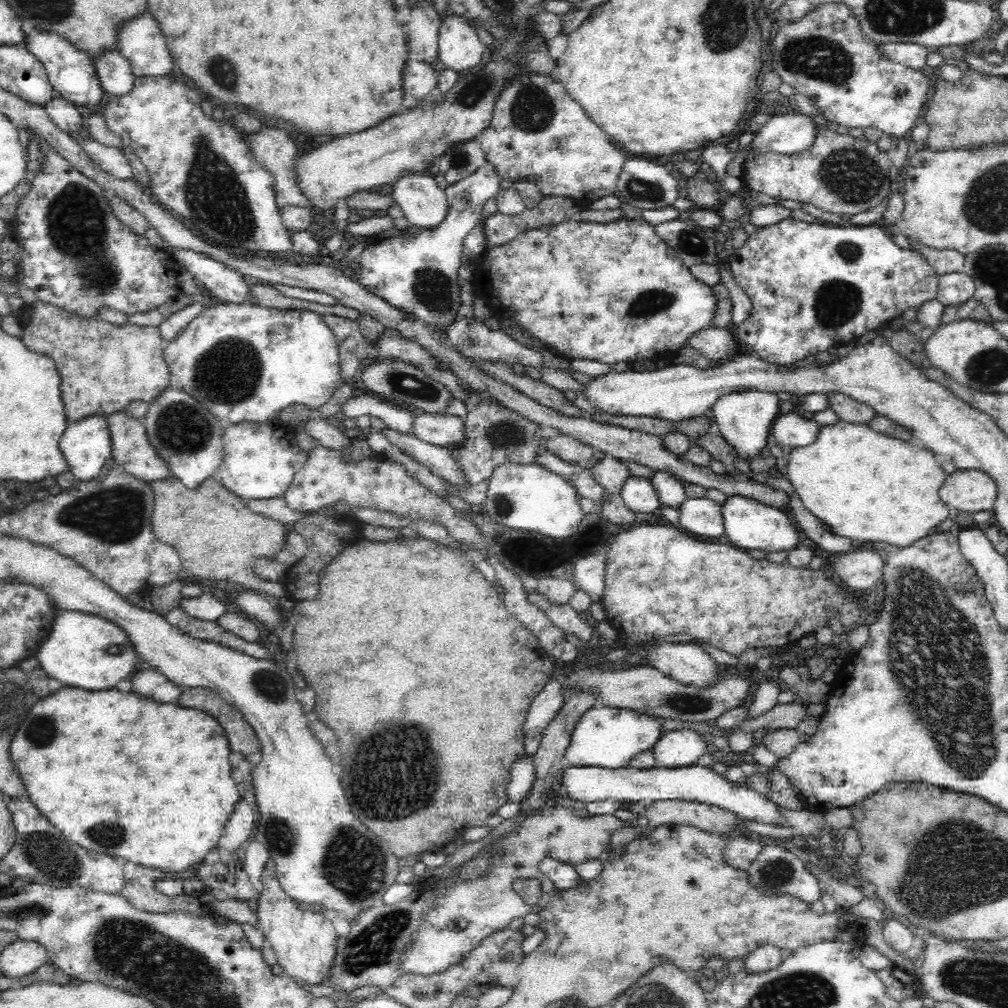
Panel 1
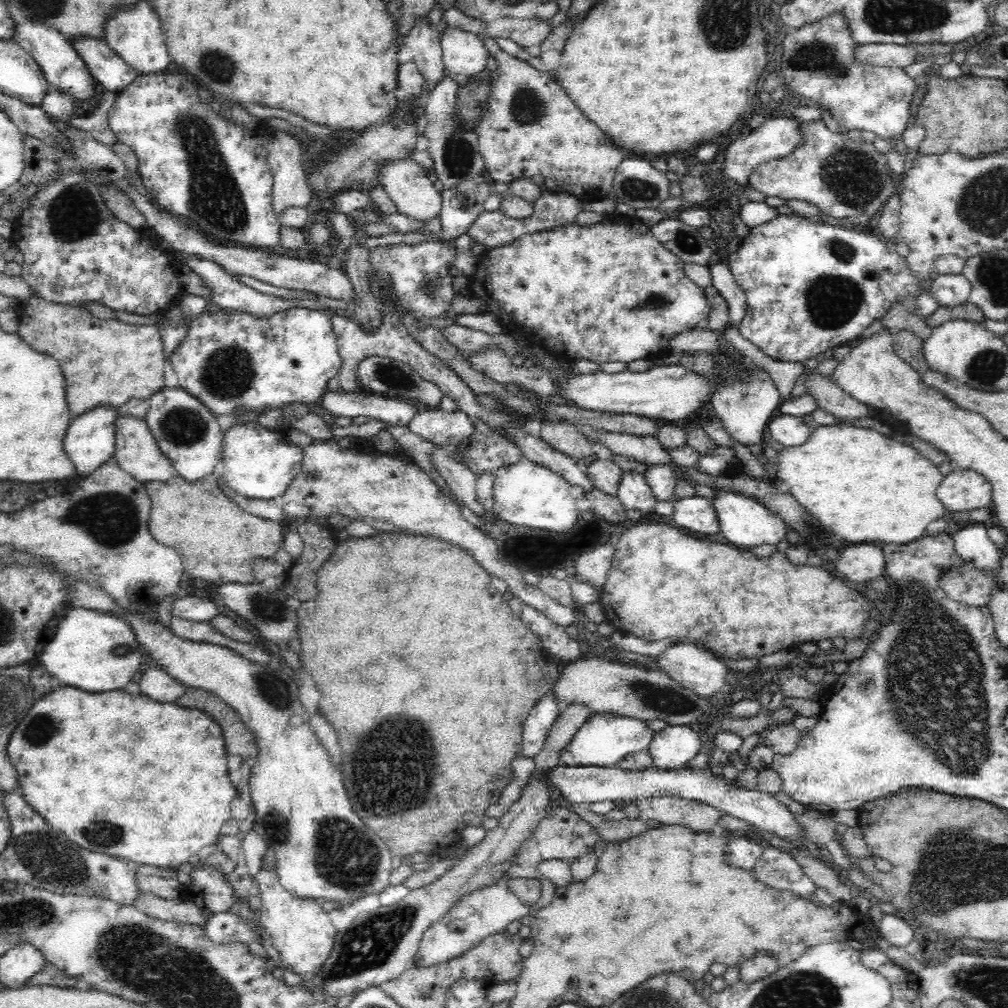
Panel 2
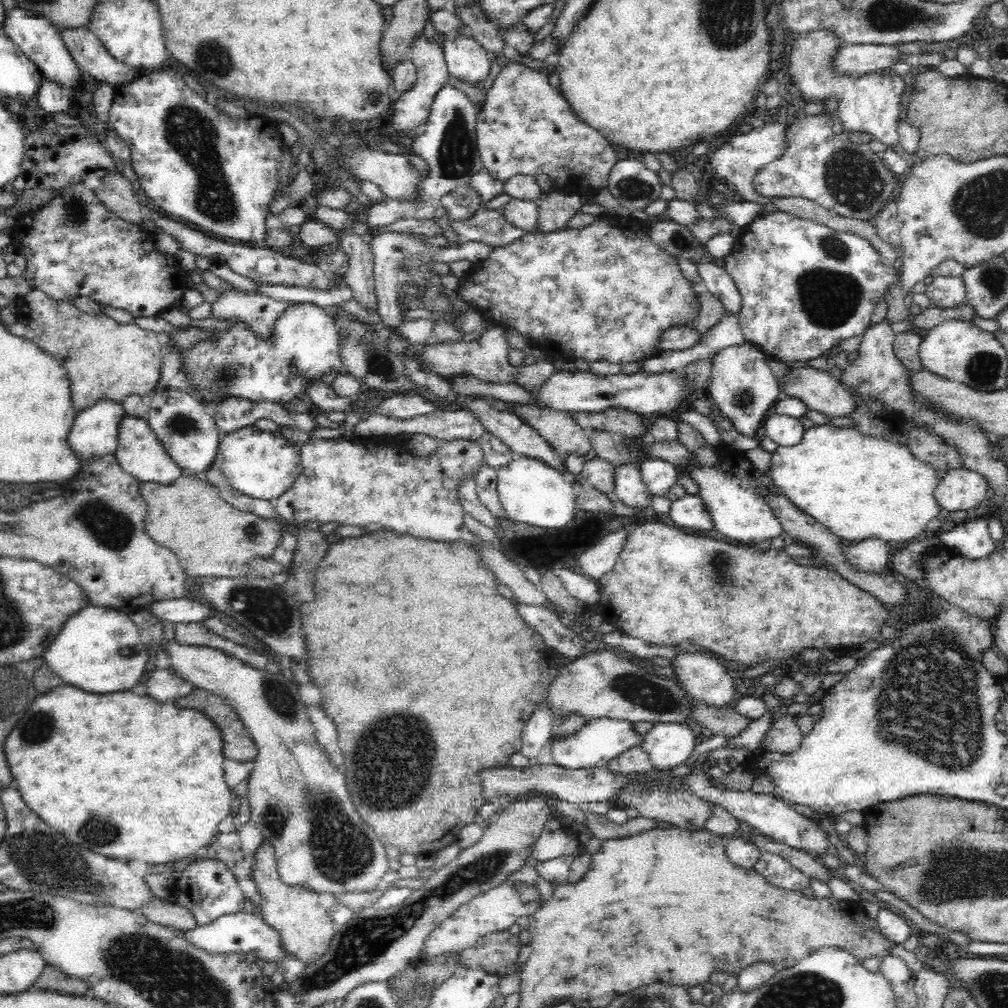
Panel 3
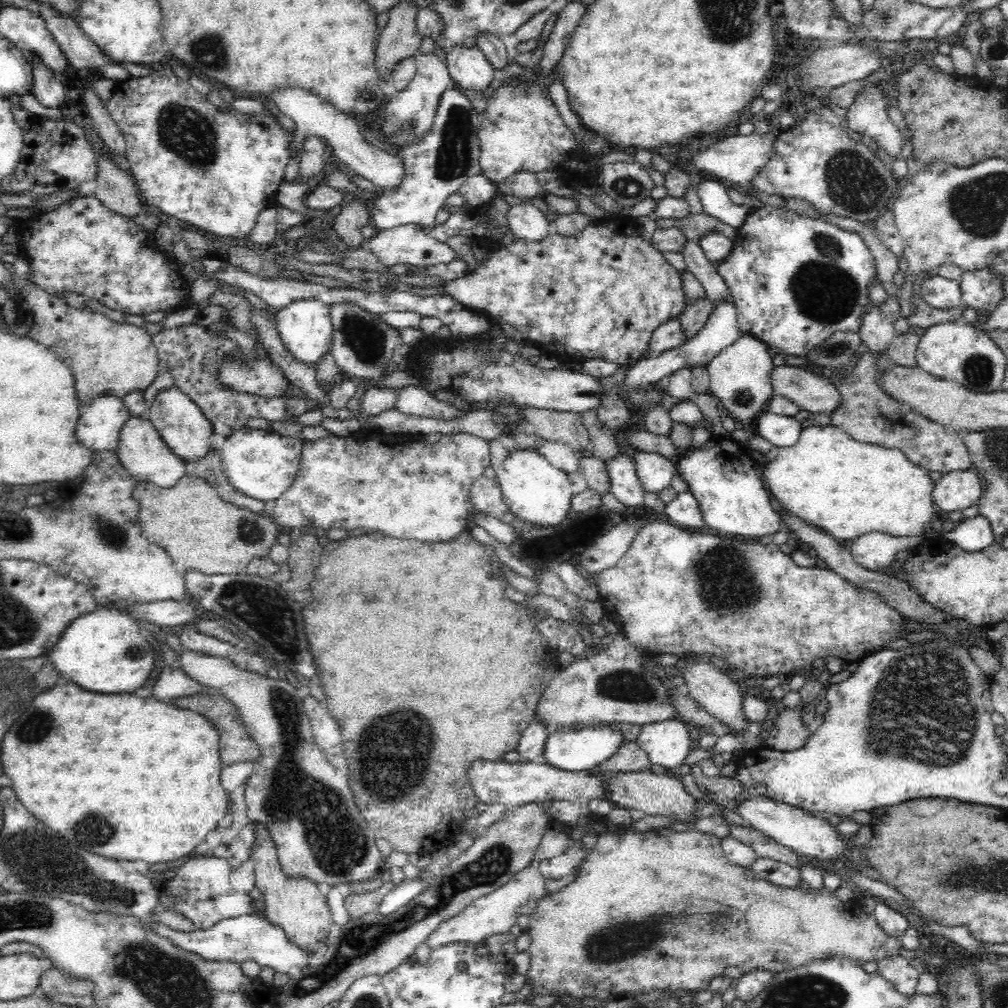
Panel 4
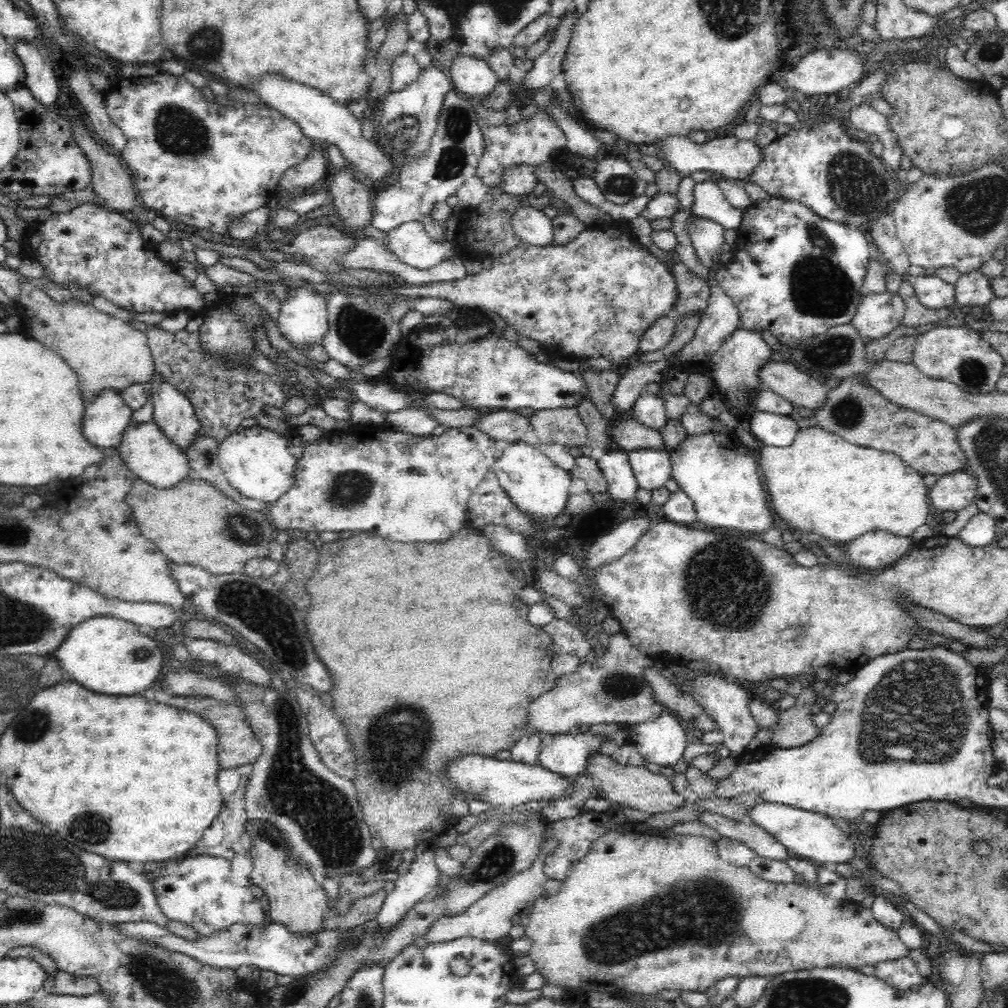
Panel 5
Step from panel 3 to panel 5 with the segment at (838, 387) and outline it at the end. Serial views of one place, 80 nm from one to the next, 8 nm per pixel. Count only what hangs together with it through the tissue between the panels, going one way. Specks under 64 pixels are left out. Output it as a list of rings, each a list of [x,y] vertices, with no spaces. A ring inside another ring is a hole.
[[[788,360],[769,362],[761,367],[761,384],[778,396],[802,408],[818,408],[826,400],[829,384],[814,379]]]

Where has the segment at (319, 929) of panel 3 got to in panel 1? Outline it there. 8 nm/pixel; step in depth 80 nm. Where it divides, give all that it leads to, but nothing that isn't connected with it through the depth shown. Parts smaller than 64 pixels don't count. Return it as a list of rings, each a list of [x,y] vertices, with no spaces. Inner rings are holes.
[[[269,856],[260,878],[264,887],[259,893],[257,919],[259,926],[276,953],[277,963],[284,969],[284,975],[296,981],[300,986],[303,983],[325,984],[336,953],[337,934],[332,923],[324,913],[316,913],[309,909],[300,908],[293,898],[285,893],[279,885],[274,869],[273,857]]]

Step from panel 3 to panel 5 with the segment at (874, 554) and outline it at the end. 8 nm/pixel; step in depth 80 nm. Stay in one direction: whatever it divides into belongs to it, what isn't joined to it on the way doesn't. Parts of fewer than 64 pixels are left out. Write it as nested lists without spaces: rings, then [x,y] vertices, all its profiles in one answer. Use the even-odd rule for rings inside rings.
[[[868,532],[844,548],[848,561],[854,567],[878,572],[882,568],[890,568],[911,550],[913,544],[910,537],[896,537],[890,532]]]

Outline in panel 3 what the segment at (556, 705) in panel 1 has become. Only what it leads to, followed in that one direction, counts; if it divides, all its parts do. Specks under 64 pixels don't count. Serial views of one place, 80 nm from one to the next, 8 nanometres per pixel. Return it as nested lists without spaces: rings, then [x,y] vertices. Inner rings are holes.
[[[540,704],[526,721],[521,732],[520,751],[530,762],[535,762],[544,744],[551,740],[552,720],[554,720],[554,713],[548,709],[548,705]]]

